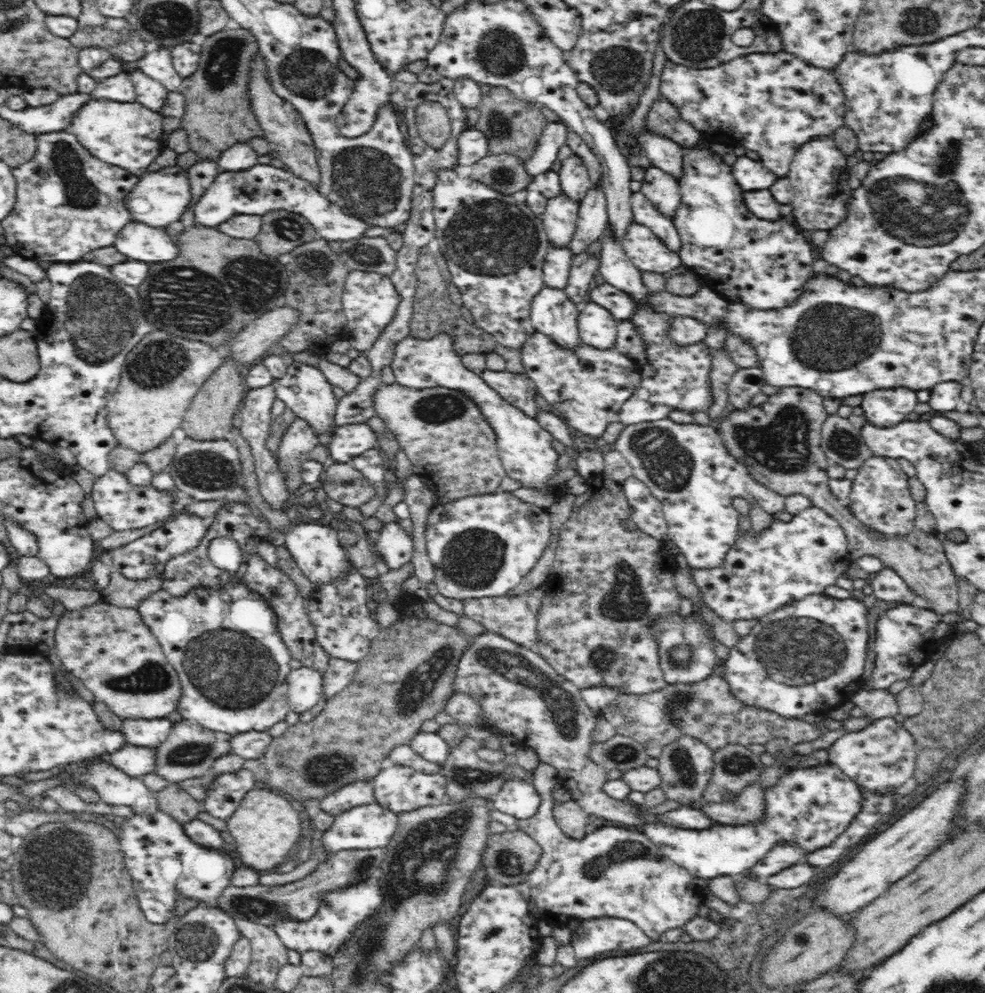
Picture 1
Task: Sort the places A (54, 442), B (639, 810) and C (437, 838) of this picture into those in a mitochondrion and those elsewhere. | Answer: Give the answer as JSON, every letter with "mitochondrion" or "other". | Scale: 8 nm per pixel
{"A":"other","B":"other","C":"mitochondrion"}

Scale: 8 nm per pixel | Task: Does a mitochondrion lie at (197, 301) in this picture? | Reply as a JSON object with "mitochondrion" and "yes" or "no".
{"mitochondrion":"yes"}

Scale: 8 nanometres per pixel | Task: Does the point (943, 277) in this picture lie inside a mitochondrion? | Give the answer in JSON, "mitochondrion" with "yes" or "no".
{"mitochondrion":"no"}

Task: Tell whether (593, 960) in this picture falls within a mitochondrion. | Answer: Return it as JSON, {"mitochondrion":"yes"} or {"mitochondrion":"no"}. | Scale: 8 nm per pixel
{"mitochondrion":"no"}

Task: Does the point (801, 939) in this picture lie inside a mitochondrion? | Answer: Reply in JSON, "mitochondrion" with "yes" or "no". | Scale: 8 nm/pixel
{"mitochondrion":"no"}

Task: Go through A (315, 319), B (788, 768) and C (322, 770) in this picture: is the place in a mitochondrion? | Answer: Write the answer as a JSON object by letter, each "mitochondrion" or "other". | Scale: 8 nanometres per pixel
{"A":"other","B":"other","C":"mitochondrion"}

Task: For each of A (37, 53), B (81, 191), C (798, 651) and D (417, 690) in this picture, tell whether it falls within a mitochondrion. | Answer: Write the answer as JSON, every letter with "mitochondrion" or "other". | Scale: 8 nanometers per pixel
{"A":"other","B":"mitochondrion","C":"mitochondrion","D":"mitochondrion"}

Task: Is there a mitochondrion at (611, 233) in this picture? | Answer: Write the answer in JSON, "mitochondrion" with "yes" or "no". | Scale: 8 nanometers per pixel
{"mitochondrion":"no"}

